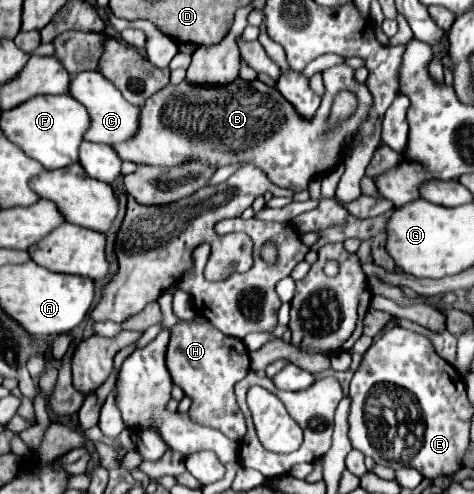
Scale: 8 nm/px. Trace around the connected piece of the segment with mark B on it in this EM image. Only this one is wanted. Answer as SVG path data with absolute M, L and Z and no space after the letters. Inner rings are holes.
M347 64L323 70L323 84L325 94L313 118L303 118L277 88L261 80L249 82L237 78L229 84L213 86L191 84L189 80L183 80L177 86L167 84L143 104L137 134L129 142L115 144L113 148L121 160L161 168L173 168L187 162L209 164L215 170L231 164L253 164L255 168L261 168L279 188L301 192L307 188L311 178L325 176L343 162L345 138L359 132L361 124L369 116L369 108L373 106L371 92L365 84L355 80L355 70ZM339 90L355 92L359 106L355 114L343 122L341 134L335 130L325 136L325 120L329 116L333 96Z

